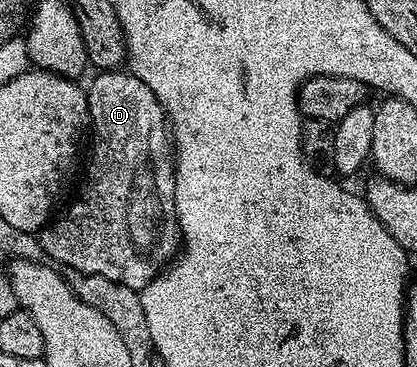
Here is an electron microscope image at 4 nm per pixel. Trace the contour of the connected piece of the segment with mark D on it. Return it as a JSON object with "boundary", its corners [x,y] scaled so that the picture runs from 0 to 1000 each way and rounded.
{"boundary":[[[237,193],[218,221],[218,243],[206,245],[209,302],[213,311],[213,384],[218,373],[218,441],[209,450],[209,507],[199,529],[161,569],[161,583],[129,608],[115,610],[98,635],[98,678],[125,700],[120,708],[134,725],[163,722],[180,744],[211,744],[213,749],[242,749],[252,760],[271,760],[271,771],[290,771],[300,782],[341,793],[348,779],[393,741],[396,725],[412,708],[432,670],[429,591],[420,580],[420,452],[415,447],[415,387],[405,371],[400,319],[391,311],[386,281],[376,281],[376,259],[338,226],[312,193]]]}

